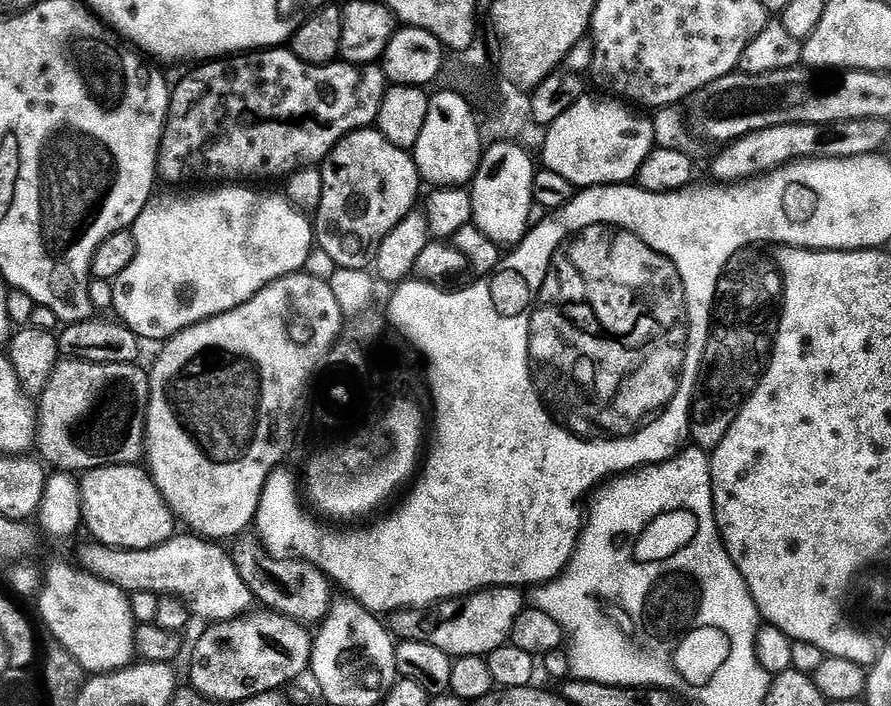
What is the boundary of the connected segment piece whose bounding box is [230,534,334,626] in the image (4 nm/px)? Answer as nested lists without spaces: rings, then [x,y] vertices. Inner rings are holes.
[[[250,534],[243,535],[232,546],[230,555],[235,562],[235,568],[242,575],[253,597],[259,603],[261,601],[267,607],[267,611],[275,615],[288,616],[305,626],[319,625],[330,615],[334,603],[333,585],[328,577],[312,564],[295,558],[284,563],[269,558],[263,545]]]

